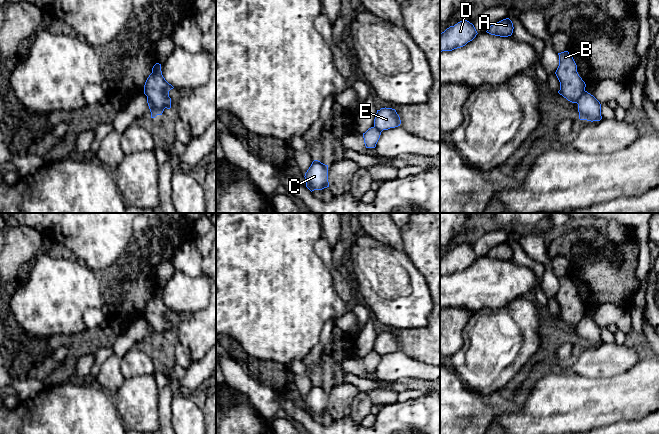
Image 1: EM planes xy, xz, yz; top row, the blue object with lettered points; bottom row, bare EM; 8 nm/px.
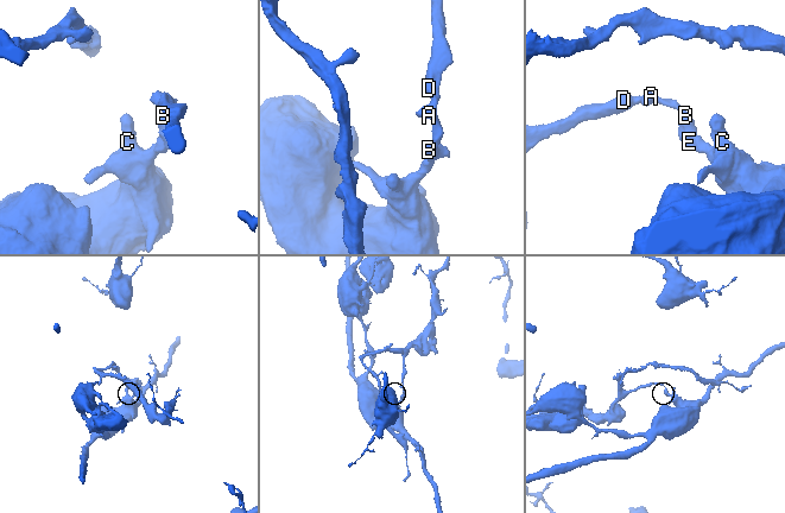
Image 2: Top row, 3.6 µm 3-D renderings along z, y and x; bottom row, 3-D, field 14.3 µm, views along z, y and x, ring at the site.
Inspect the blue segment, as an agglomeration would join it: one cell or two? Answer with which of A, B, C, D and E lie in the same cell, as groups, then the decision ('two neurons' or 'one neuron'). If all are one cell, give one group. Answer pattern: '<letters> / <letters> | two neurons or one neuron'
A B D E / C | two neurons

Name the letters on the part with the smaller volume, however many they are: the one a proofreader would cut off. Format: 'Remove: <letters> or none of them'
Remove: A, B, D, E

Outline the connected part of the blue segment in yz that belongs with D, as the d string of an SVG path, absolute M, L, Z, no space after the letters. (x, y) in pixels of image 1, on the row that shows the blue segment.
M463 20L440 33L440 52L452 51L472 41L477 31L472 23Z

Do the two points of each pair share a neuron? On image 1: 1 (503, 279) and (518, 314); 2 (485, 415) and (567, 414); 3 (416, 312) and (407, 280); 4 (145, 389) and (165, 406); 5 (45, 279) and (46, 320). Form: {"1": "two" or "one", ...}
{"1": "two", "2": "two", "3": "one", "4": "two", "5": "one"}

